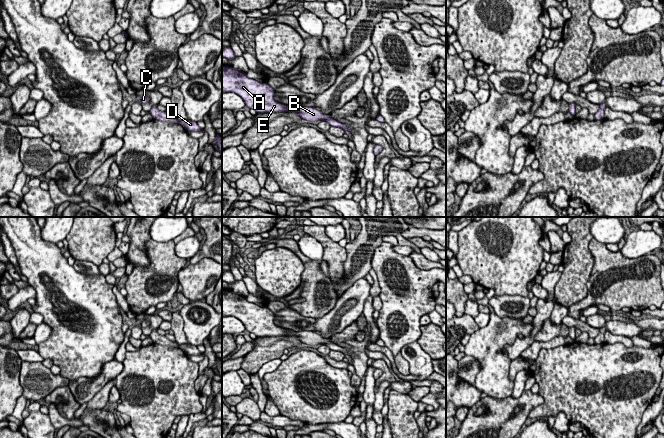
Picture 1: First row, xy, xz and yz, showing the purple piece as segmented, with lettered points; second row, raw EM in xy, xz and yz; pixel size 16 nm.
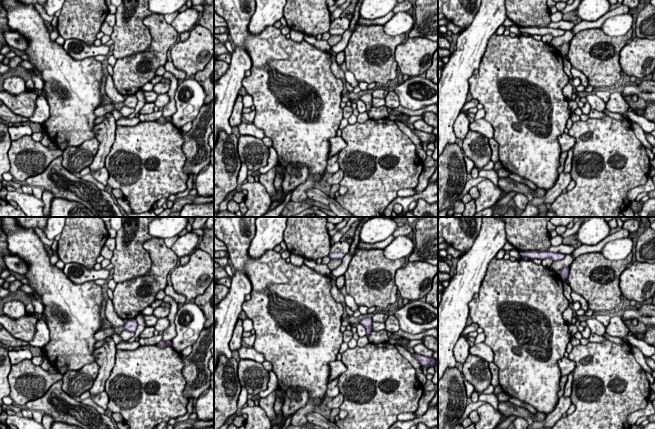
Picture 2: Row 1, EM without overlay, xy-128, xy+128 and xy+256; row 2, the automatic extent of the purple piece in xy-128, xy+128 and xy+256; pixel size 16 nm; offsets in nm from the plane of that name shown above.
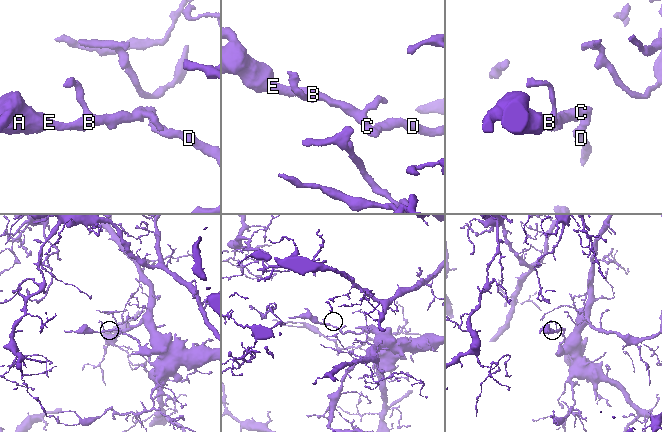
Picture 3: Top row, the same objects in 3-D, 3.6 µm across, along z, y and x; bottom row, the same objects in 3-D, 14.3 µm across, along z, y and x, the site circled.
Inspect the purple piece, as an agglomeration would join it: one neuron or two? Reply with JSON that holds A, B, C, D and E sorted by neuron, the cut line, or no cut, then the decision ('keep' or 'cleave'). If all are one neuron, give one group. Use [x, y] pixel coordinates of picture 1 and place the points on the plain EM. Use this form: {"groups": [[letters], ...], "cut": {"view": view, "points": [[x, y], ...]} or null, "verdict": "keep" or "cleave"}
{"groups": [["A", "B", "C", "D", "E"]], "cut": null, "verdict": "keep"}

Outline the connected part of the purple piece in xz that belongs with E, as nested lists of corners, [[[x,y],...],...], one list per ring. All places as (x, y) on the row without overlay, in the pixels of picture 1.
[[[222,290],[222,317],[233,316],[239,319],[245,329],[257,337],[288,336],[290,333],[274,323],[274,313],[246,300],[238,293]]]

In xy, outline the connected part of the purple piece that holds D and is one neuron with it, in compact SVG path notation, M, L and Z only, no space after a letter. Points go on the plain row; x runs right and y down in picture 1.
M154 328L150 334L150 337L152 338L153 343L159 344L161 346L178 347L181 350L183 350L188 356L203 354L198 350L197 346L193 346L191 344L179 345L176 341L173 342L168 338L166 338L165 336L159 335L157 333L157 329L158 328Z

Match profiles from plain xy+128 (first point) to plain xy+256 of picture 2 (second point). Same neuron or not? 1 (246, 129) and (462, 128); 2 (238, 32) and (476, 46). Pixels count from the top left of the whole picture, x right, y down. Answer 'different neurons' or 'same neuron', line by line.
1: different neurons
2: different neurons

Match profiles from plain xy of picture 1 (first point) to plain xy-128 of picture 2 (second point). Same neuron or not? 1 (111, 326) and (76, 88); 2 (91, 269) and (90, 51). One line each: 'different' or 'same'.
1: same
2: same

